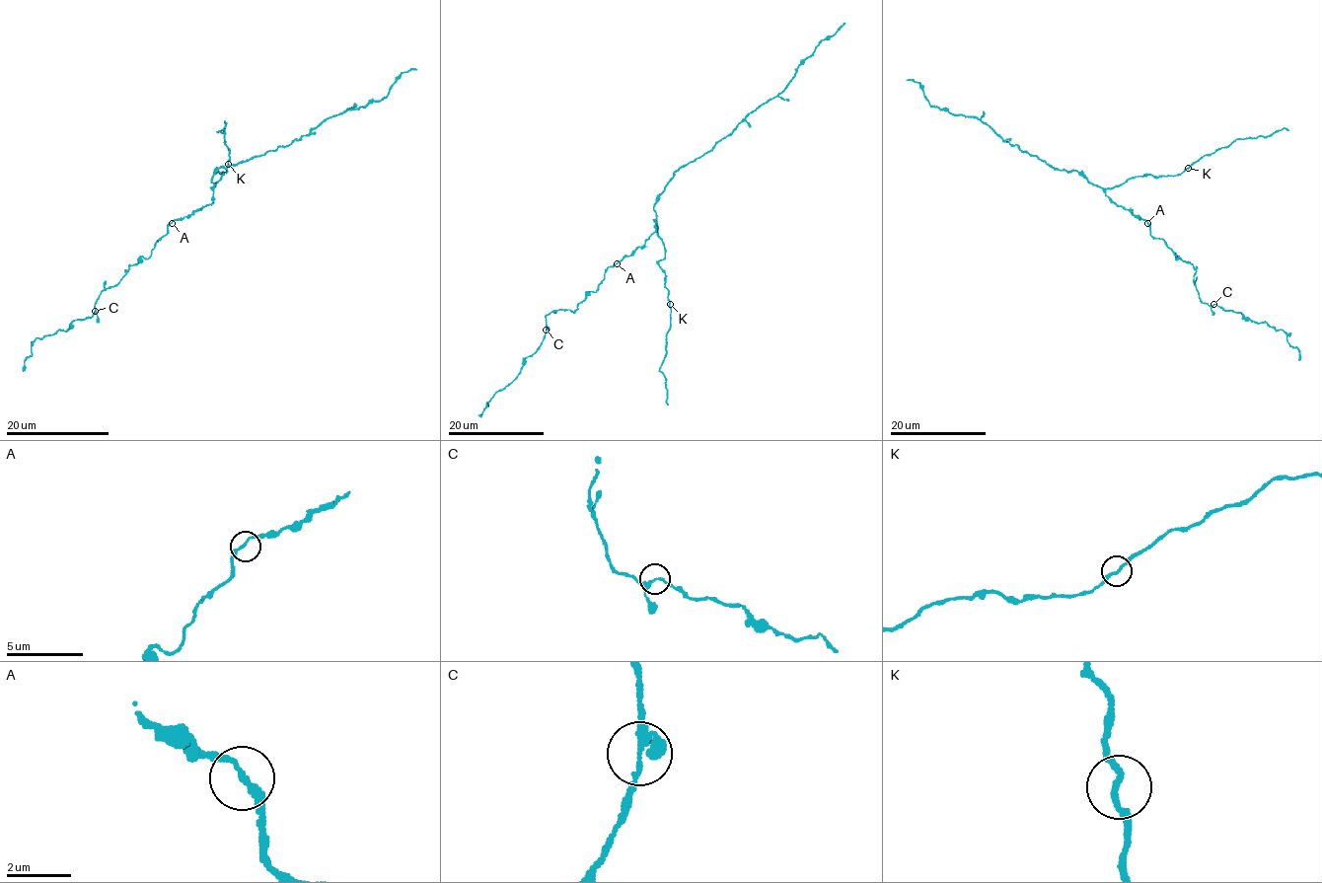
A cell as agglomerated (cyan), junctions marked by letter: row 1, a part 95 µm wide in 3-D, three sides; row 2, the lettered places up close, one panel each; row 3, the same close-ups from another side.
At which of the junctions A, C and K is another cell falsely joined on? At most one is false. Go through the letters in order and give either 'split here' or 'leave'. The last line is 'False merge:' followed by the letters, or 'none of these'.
A: leave
C: leave
K: leave
False merge: none of these

